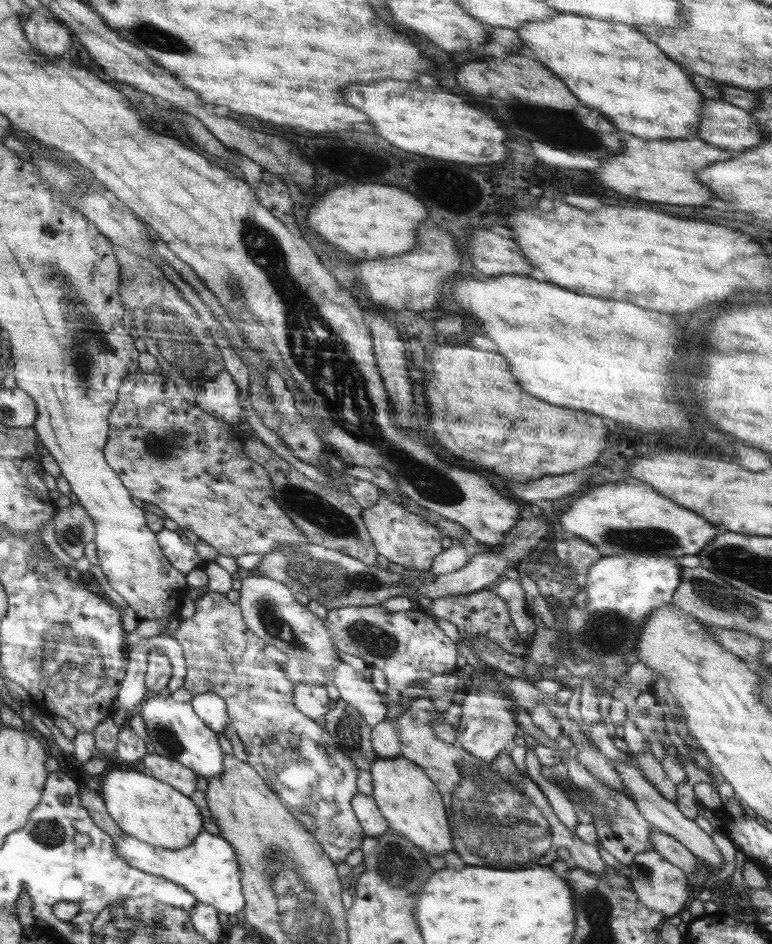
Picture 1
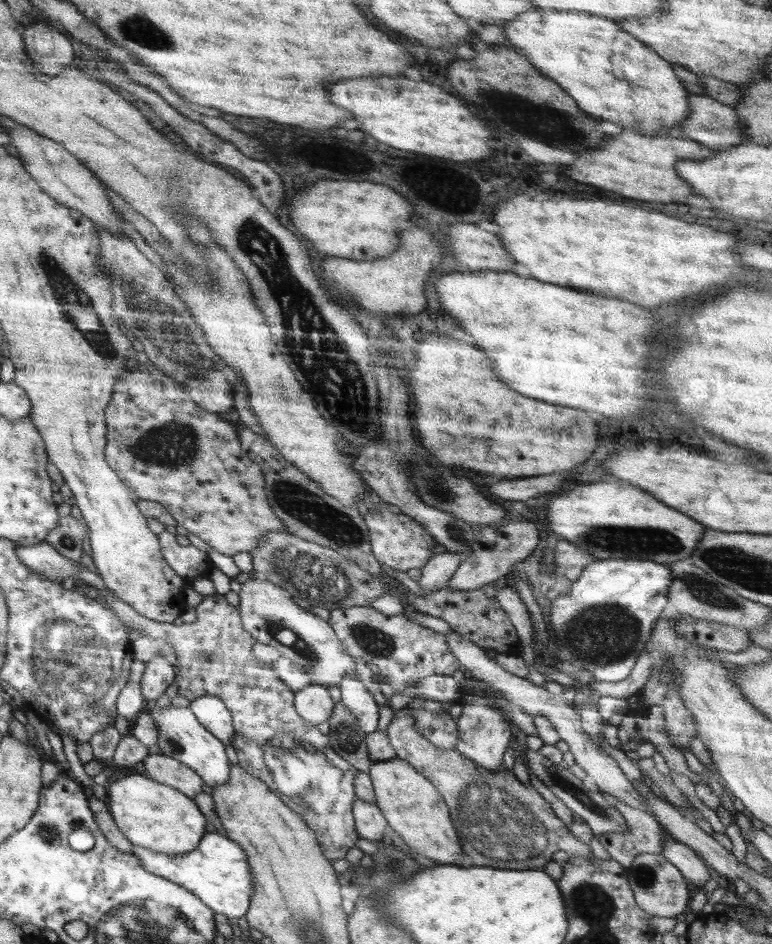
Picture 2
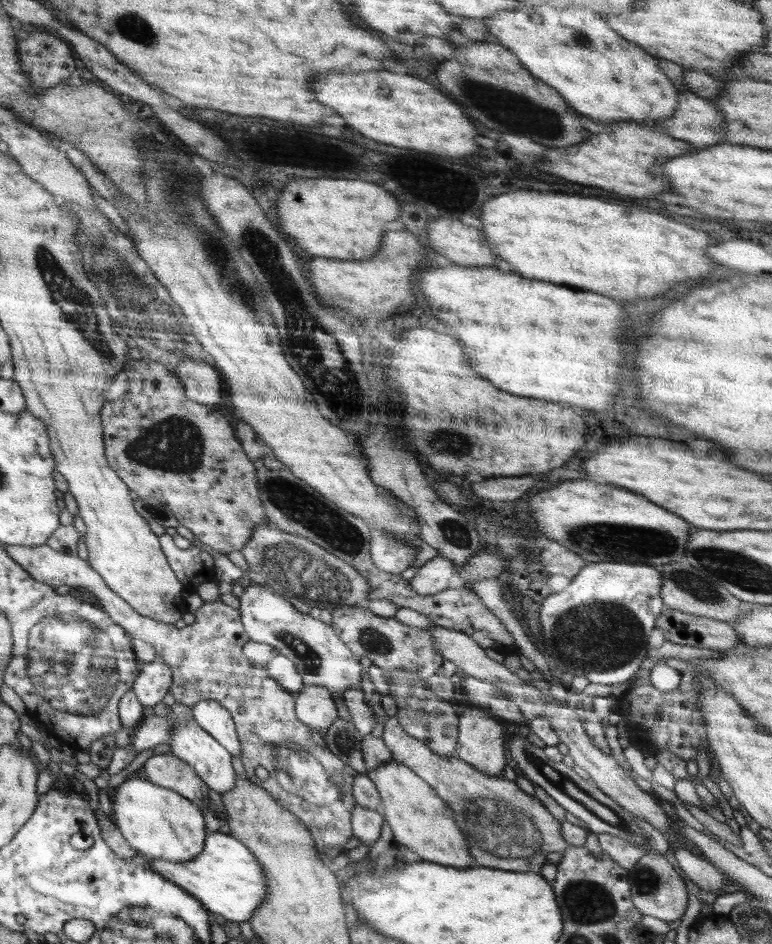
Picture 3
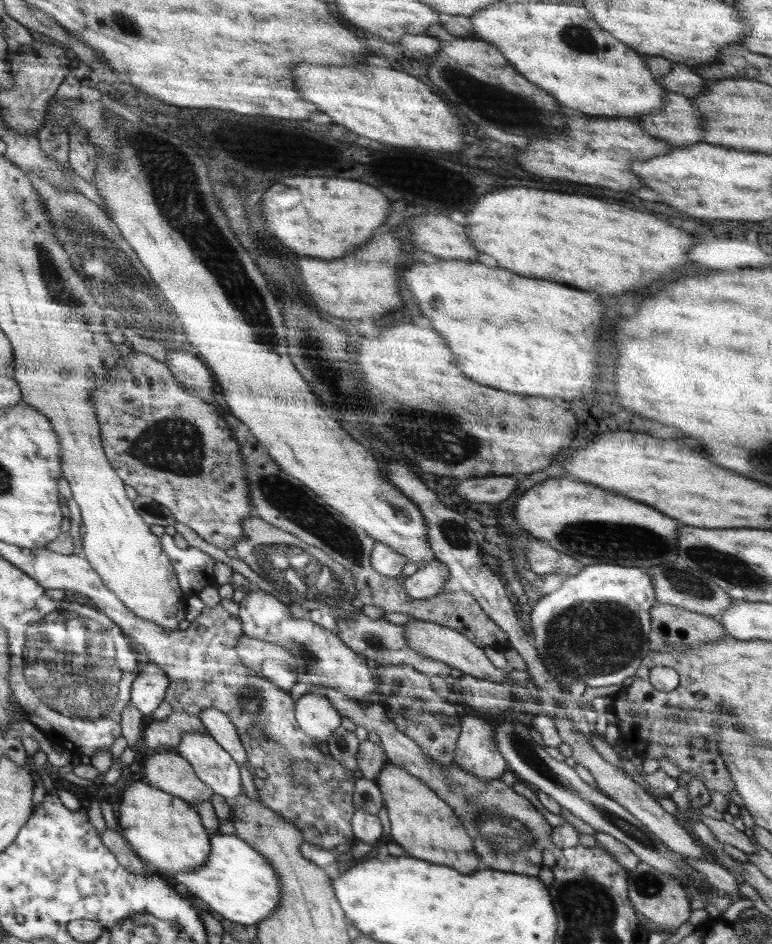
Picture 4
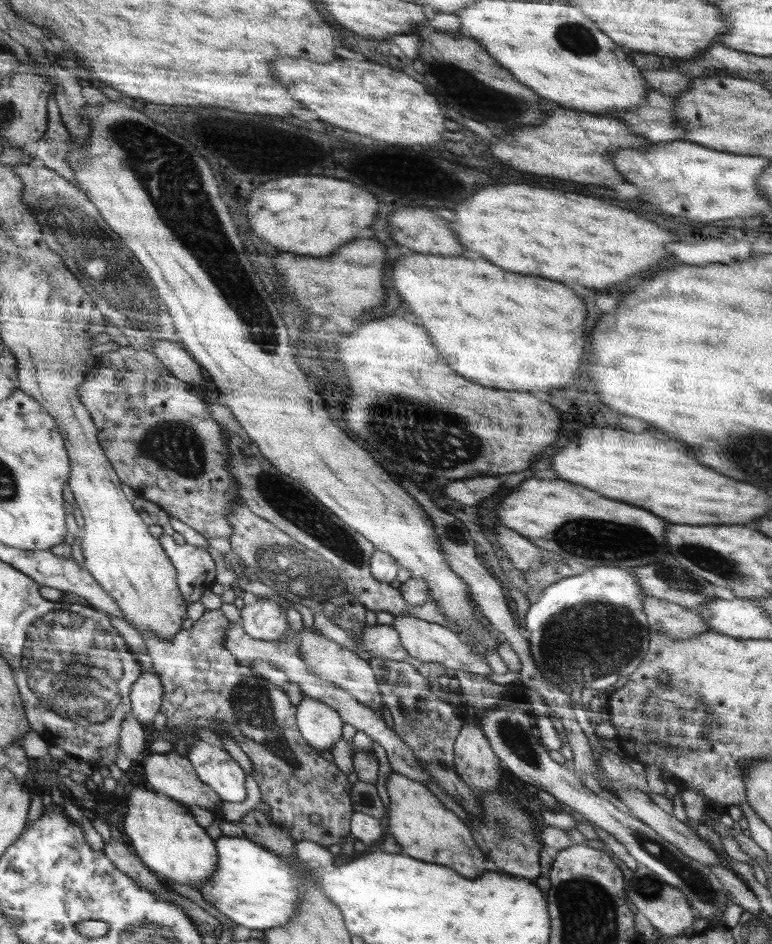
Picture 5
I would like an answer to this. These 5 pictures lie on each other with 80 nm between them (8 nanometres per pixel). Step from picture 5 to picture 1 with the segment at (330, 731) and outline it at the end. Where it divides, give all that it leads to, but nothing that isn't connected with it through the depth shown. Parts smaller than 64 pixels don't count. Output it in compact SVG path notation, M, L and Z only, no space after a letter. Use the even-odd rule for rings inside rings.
M295 684L293 688L295 705L299 710L303 711L308 718L321 722L333 703L328 697L325 686Z

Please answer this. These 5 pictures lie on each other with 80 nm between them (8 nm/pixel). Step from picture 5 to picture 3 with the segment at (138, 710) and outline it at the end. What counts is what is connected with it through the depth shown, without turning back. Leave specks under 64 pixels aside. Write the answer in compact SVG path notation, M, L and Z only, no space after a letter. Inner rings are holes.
M160 659L143 664L134 680L134 696L144 708L156 706L164 699L172 685L171 668Z

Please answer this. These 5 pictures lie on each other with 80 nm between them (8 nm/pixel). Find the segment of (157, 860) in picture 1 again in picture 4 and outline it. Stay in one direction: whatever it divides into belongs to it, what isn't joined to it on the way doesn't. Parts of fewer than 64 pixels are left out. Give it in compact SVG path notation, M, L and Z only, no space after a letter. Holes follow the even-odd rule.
M218 832L213 836L211 854L206 865L168 875L177 883L184 884L206 909L216 911L223 918L244 926L262 924L283 903L282 881L278 871L266 855L260 854L255 847L235 834Z

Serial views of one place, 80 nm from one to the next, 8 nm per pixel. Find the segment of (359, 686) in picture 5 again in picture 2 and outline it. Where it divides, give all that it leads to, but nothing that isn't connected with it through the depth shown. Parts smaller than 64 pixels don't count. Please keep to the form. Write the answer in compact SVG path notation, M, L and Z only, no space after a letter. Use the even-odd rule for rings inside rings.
M256 576L241 584L239 611L242 612L243 627L260 644L268 644L281 657L306 670L312 684L340 686L348 674L358 676L355 671L355 658L348 655L334 635L327 621L303 610L286 589L273 582Z

